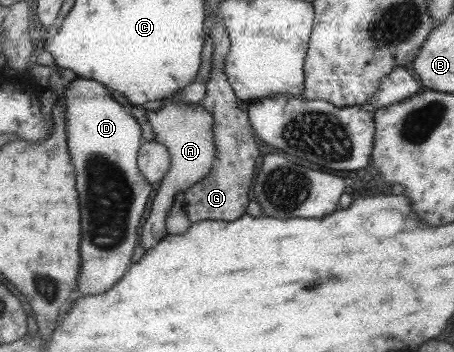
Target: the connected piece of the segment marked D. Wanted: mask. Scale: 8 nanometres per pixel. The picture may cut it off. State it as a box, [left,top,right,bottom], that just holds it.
[63,78,151,296]

